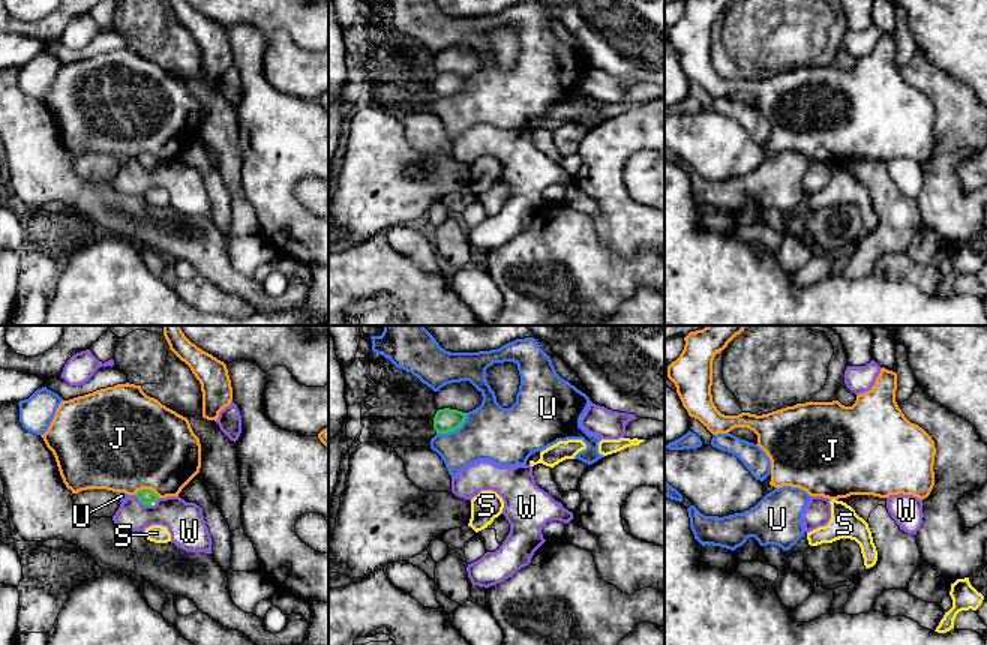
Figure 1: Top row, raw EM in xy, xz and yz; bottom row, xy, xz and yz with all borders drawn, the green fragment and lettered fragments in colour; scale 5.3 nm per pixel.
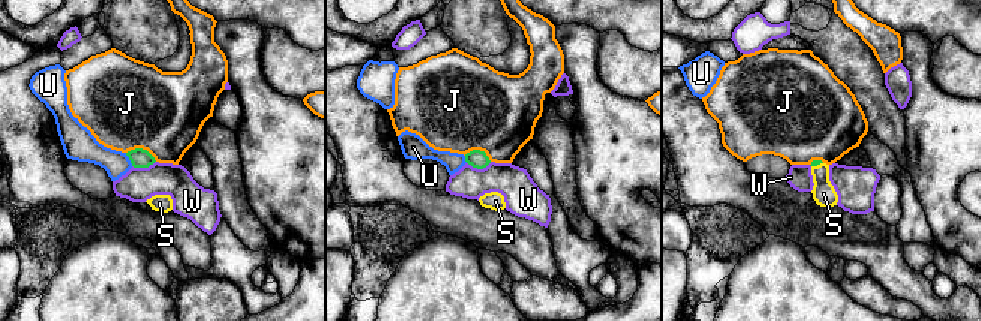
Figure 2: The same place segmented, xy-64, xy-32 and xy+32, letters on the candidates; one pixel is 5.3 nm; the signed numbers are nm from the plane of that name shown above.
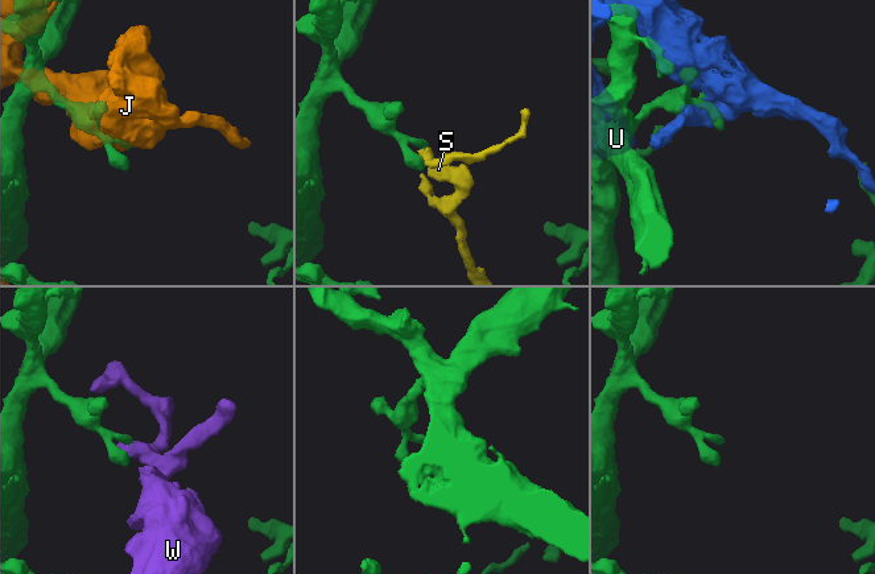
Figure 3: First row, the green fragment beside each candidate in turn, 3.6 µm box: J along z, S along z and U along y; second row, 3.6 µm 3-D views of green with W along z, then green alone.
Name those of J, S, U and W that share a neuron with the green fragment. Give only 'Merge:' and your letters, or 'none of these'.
Merge: S

